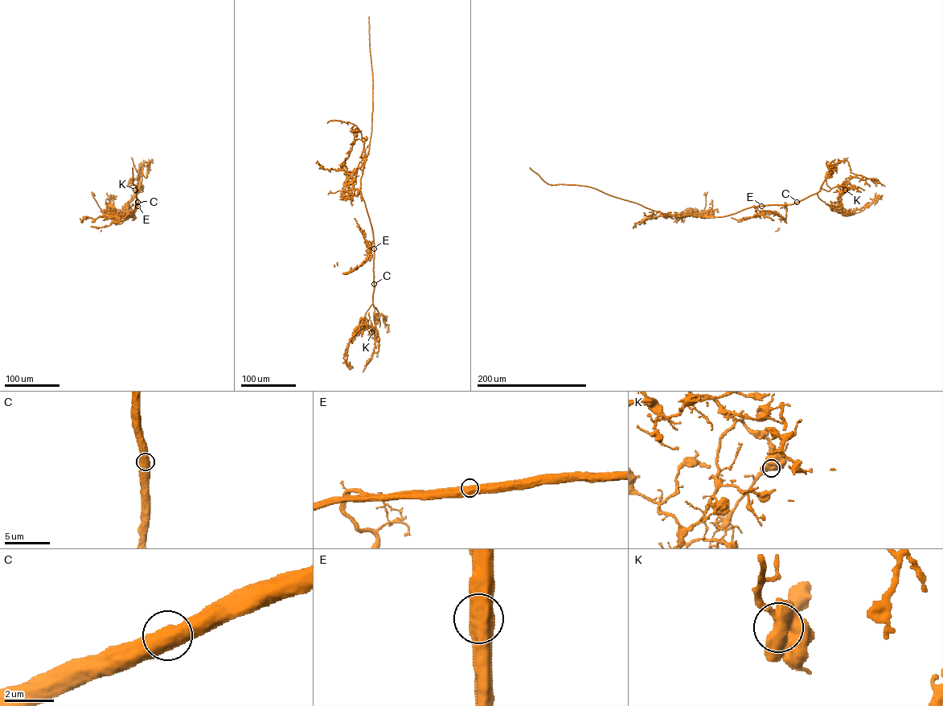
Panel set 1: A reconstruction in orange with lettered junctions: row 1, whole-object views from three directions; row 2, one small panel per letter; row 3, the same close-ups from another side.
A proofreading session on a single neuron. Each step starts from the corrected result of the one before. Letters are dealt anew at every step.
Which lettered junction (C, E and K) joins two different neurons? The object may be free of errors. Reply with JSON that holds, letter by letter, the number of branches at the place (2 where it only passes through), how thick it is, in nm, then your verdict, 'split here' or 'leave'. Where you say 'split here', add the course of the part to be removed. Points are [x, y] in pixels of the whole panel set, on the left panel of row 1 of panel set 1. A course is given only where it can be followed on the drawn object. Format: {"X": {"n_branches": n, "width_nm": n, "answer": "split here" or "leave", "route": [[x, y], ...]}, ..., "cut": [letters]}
{"C": {"n_branches": 2, "width_nm": 750, "answer": "leave"}, "E": {"n_branches": 2, "width_nm": 750, "answer": "leave"}, "K": {"n_branches": 2, "width_nm": 600, "answer": "leave"}, "cut": []}

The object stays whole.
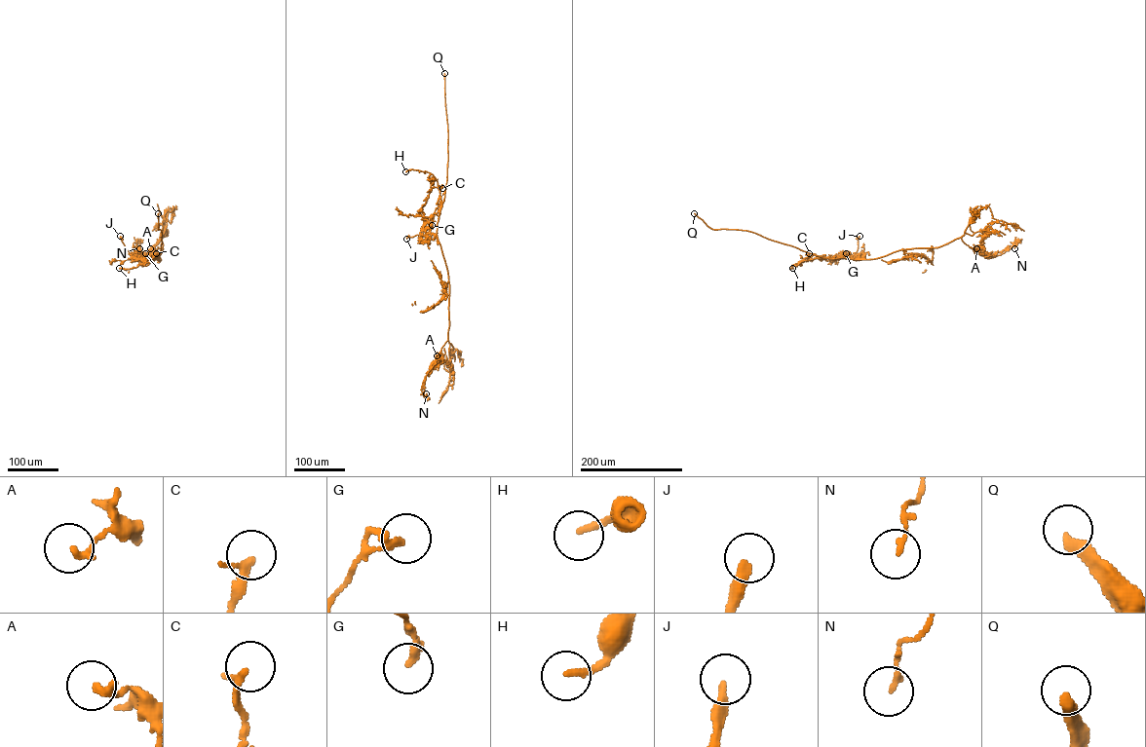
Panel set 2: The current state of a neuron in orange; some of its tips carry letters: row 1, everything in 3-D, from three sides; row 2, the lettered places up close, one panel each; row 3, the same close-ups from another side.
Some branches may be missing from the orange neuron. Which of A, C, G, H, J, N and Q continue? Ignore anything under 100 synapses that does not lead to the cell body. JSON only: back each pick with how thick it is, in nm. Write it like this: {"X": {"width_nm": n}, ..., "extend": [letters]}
{"J": {"width_nm": 300}, "Q": {"width_nm": 360}, "extend": ["J", "Q"]}

